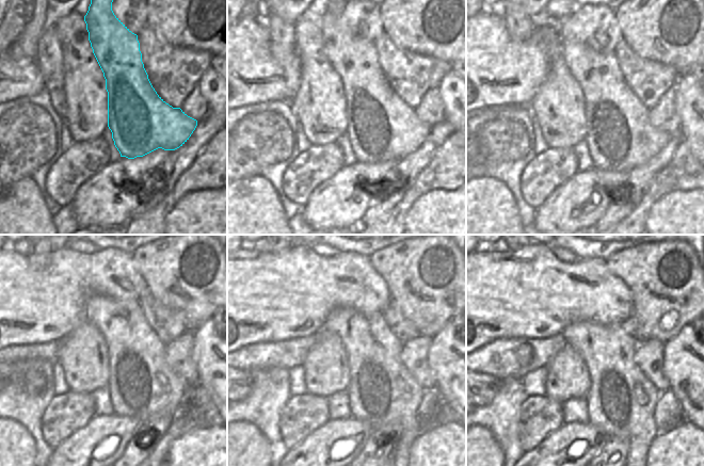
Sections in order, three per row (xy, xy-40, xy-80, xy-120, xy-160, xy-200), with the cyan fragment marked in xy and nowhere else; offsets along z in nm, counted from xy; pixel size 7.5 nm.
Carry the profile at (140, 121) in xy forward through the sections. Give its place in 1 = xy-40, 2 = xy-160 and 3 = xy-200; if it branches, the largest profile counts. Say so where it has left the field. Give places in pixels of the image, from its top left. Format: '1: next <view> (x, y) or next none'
1: next xy-40 (381, 127)
2: next xy-160 (381, 390)
3: next xy-200 (621, 402)

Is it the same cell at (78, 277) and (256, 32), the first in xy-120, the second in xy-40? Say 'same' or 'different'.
same

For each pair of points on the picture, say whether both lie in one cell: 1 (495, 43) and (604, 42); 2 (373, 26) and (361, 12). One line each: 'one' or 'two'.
1: one
2: one

